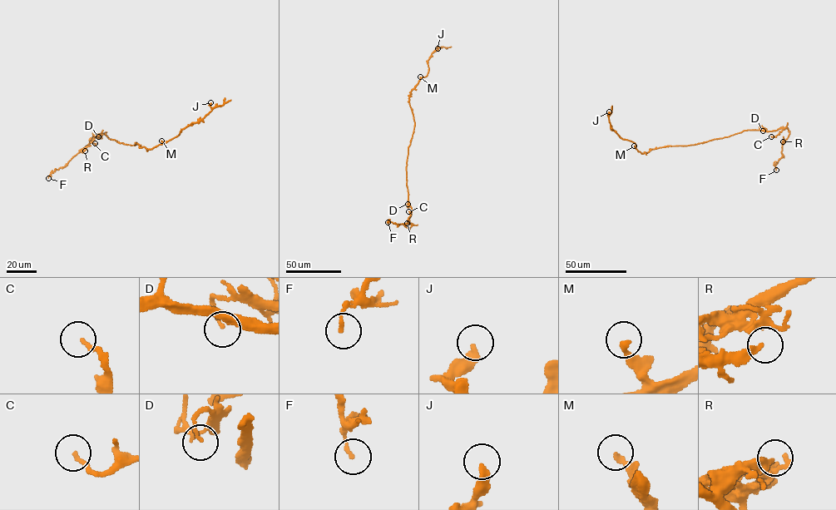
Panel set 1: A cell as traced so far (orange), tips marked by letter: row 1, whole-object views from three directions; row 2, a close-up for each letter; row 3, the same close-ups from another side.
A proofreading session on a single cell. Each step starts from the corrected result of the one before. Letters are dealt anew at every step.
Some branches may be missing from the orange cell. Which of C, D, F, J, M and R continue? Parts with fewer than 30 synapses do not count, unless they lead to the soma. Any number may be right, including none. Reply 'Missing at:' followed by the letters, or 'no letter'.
Missing at: no letter

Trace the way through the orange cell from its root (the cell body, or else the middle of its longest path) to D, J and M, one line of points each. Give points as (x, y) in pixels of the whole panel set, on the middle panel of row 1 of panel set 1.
D: (410, 141), (406, 167), (408, 204)
J: (410, 141), (415, 123), (409, 102), (411, 91), (427, 75), (427, 61), (437, 48)
M: (410, 141), (415, 121), (409, 96), (420, 76)

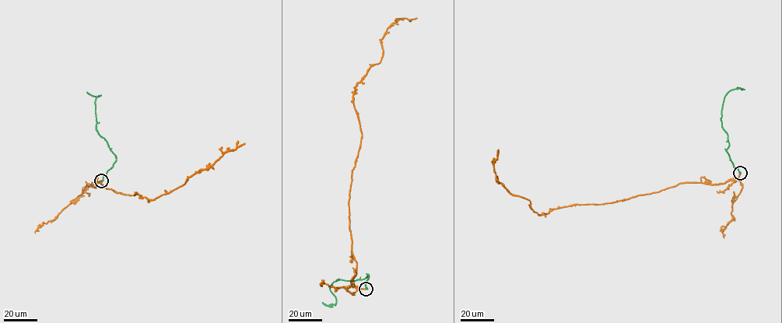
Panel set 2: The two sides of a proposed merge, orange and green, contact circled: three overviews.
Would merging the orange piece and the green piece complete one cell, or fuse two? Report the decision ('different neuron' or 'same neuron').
different neuron

